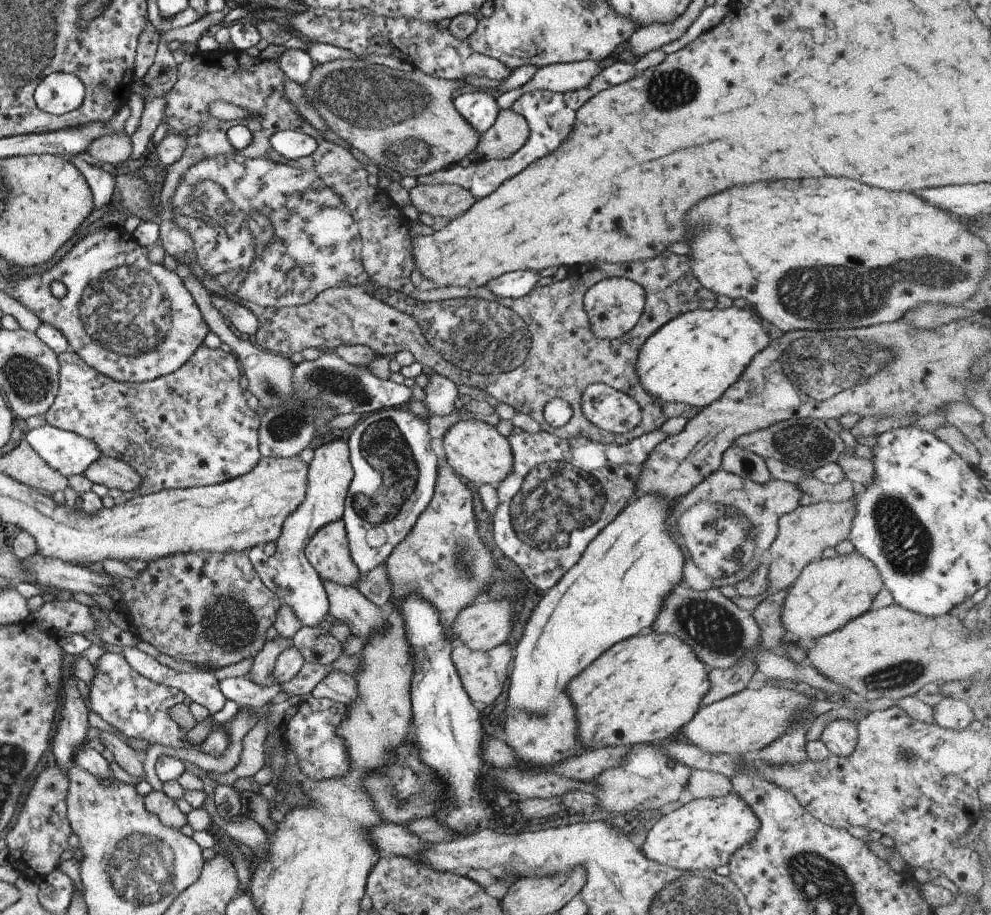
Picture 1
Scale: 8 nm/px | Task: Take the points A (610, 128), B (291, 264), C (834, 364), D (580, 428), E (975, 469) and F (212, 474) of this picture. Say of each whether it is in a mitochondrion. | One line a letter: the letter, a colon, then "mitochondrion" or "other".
A: other
B: mitochondrion
C: mitochondrion
D: other
E: other
F: other

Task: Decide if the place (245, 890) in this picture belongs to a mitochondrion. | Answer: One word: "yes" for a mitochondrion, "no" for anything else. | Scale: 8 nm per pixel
no

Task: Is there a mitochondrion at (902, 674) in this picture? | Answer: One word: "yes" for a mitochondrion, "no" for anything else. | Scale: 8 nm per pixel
yes

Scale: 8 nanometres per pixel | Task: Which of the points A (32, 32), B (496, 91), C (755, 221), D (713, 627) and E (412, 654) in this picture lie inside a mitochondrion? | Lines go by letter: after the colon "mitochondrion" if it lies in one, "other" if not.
A: mitochondrion
B: other
C: other
D: mitochondrion
E: other

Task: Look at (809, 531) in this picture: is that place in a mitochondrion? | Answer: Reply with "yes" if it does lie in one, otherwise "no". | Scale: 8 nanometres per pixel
no

